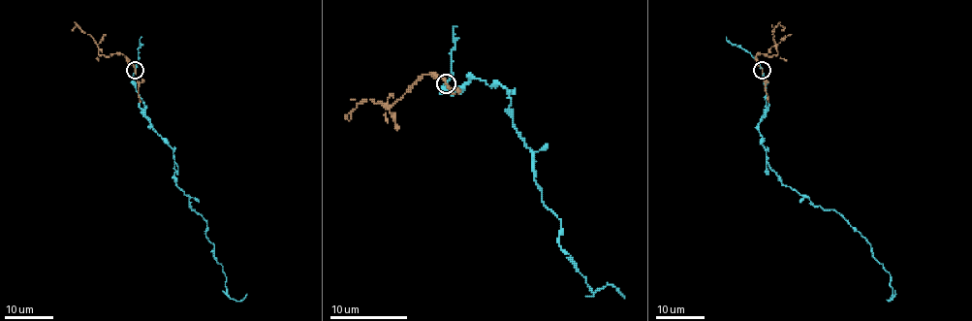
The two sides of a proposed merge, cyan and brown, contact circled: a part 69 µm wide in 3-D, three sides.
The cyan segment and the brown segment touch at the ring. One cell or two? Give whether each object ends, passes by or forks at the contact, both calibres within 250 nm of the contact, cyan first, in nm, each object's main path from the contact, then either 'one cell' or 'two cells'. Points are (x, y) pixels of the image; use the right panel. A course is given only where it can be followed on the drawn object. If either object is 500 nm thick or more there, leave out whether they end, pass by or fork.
cyan ends; brown ends; calibres 300 and 280 nm; course cyan (762, 69), (759, 132), (768, 166), (863, 237), (890, 274), (888, 301), (896, 294); course brown (762, 69), (756, 53), (776, 54), (776, 44), (771, 34), (779, 23), (785, 28), (781, 31); one cell

